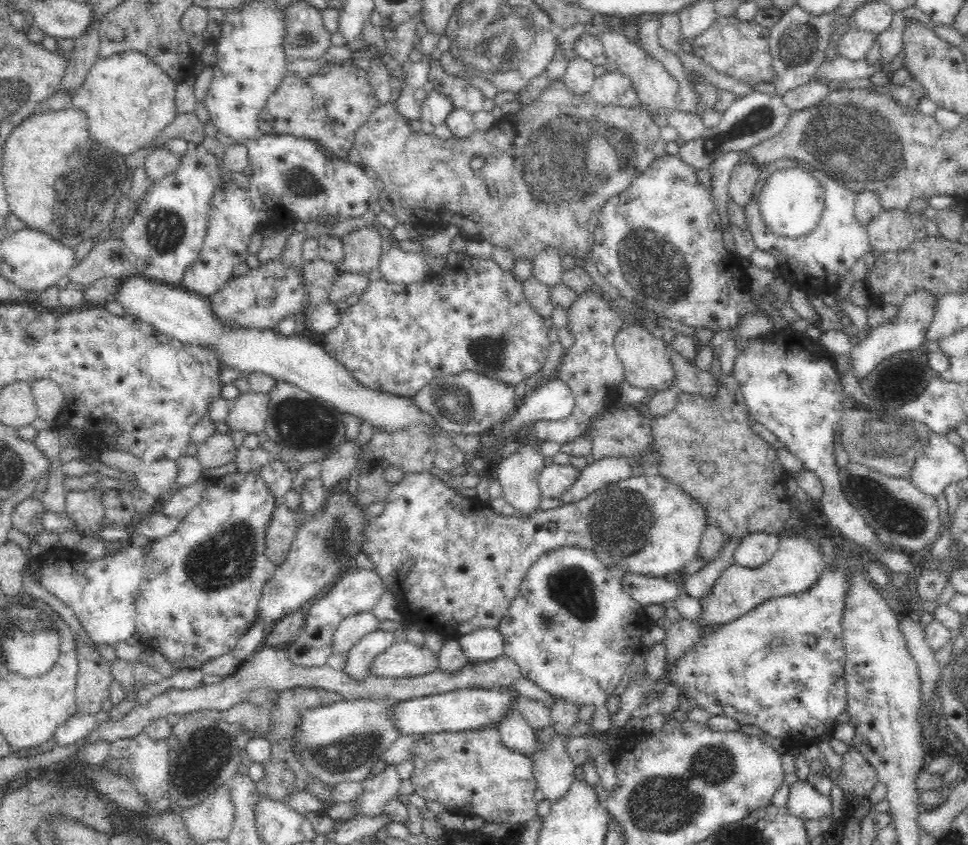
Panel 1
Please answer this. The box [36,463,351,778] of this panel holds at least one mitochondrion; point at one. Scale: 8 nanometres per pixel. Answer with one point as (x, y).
(229, 557)

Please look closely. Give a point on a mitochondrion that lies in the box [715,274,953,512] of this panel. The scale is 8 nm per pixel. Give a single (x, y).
(887, 446)

